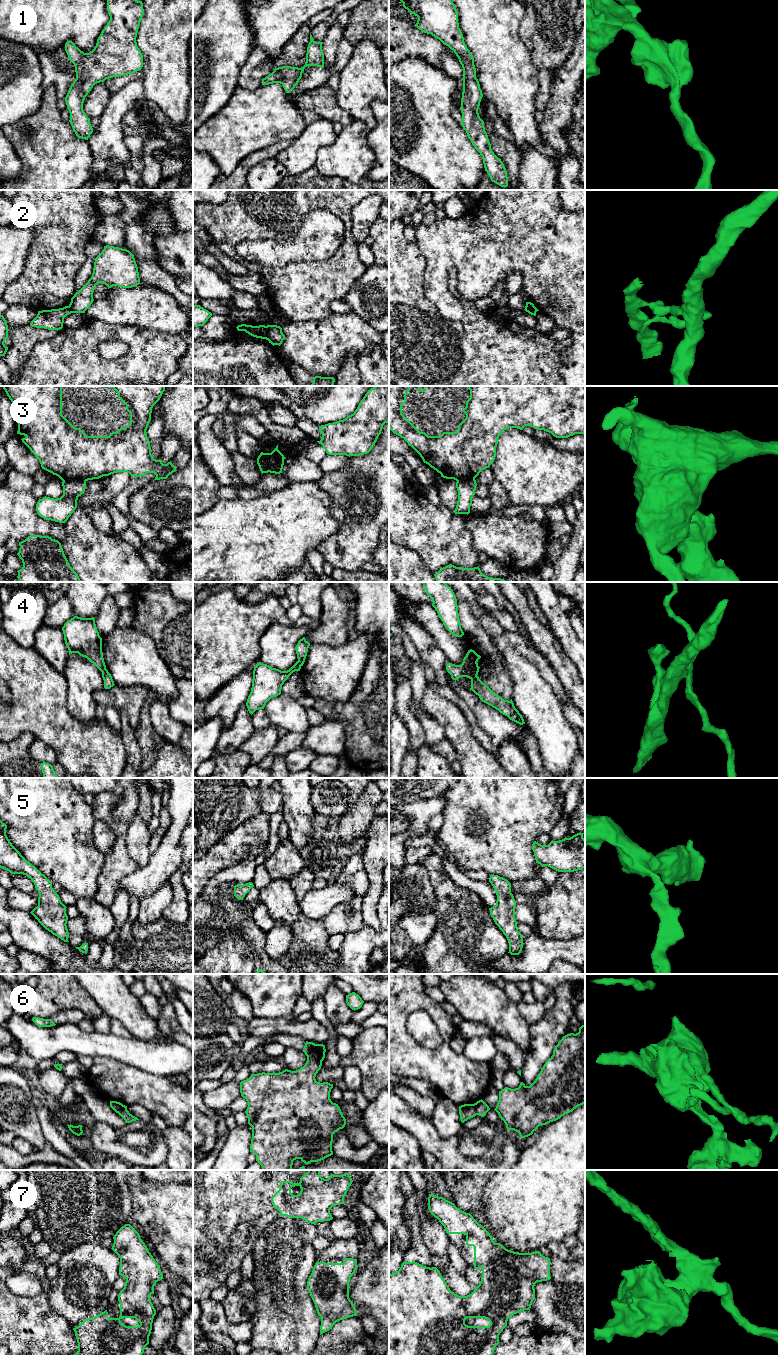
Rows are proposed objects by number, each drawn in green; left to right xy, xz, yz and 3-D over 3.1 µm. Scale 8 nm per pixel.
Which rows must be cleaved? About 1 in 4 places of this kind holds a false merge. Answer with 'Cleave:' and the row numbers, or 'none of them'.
Cleave: 2, 3, 4, 6

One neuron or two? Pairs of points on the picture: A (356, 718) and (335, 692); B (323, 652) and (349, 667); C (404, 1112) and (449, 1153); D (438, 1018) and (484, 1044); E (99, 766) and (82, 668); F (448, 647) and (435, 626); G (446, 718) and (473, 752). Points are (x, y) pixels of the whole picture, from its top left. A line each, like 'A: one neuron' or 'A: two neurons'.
A: two neurons
B: one neuron
C: one neuron
D: two neurons
E: two neurons
F: one neuron
G: one neuron

